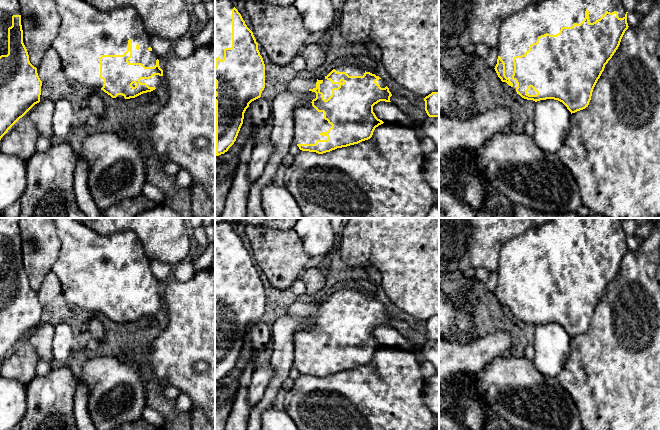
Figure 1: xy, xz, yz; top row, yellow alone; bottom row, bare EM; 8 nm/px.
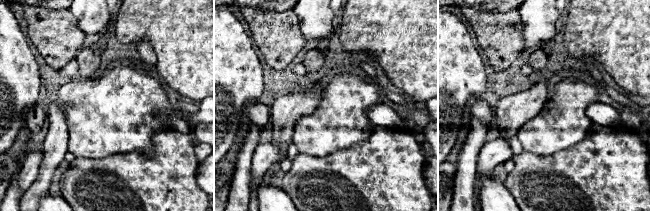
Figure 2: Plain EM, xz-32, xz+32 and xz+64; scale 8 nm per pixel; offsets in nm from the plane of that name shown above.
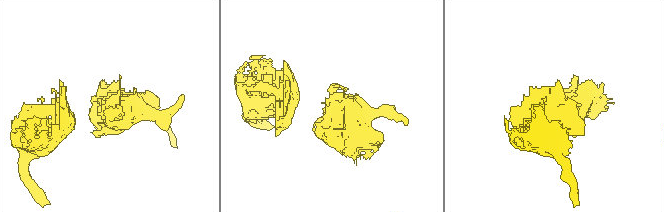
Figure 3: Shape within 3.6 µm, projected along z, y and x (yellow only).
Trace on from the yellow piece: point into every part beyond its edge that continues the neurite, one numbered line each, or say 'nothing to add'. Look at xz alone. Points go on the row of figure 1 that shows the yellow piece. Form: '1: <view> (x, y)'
1: xz (301, 85)

